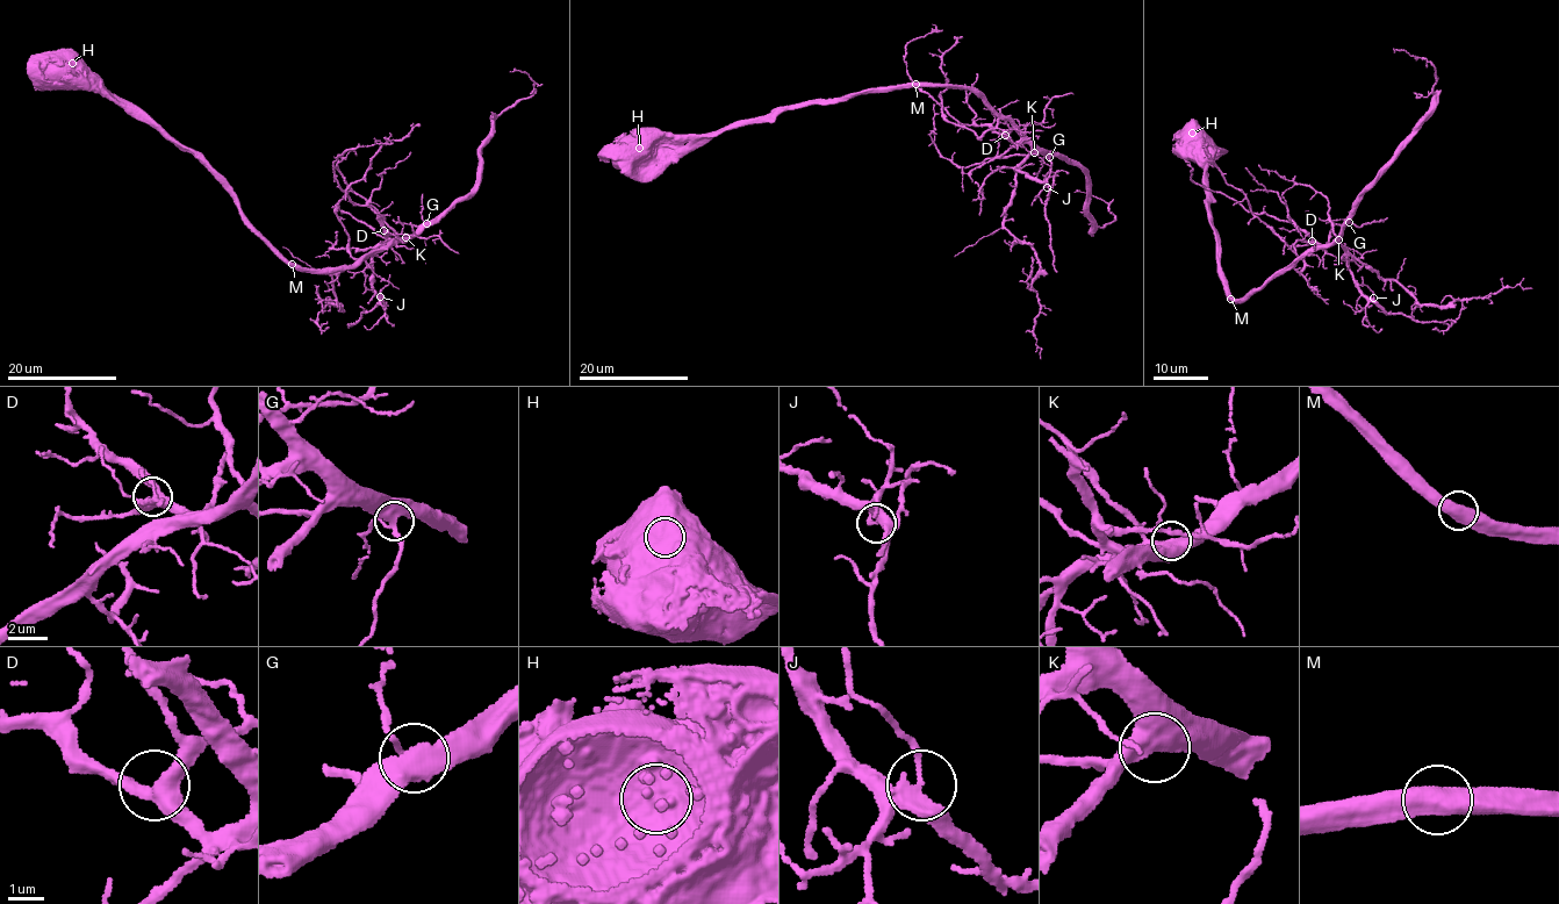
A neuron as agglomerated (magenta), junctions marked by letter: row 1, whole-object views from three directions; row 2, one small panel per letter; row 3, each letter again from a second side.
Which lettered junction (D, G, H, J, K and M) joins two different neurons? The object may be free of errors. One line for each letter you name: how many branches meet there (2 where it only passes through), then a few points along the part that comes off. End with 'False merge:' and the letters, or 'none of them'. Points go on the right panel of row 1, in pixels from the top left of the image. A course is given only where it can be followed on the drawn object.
False merge: none of them

